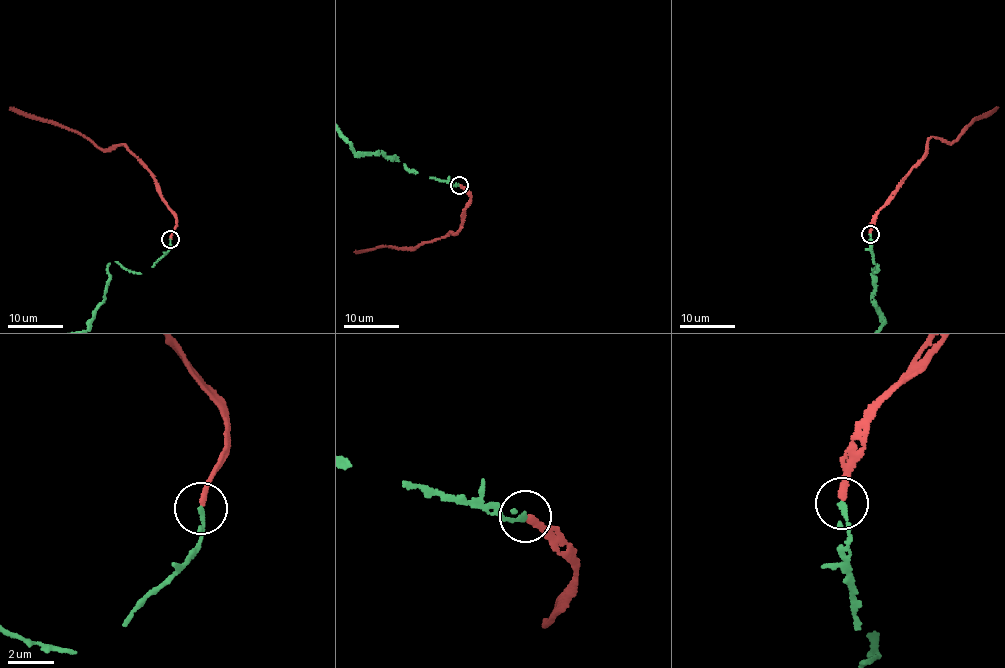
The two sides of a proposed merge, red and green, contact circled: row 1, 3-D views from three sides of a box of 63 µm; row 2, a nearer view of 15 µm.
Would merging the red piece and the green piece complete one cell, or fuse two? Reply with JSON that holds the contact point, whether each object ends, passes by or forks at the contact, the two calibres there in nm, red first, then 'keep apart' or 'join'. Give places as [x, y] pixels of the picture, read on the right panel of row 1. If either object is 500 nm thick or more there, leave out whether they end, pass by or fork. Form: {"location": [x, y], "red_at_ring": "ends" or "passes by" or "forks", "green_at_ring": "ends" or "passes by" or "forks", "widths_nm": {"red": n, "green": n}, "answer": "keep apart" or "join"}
{"location": [870, 234], "red_at_ring": "ends", "green_at_ring": "passes by", "widths_nm": {"red": 220, "green": 110}, "answer": "join"}

